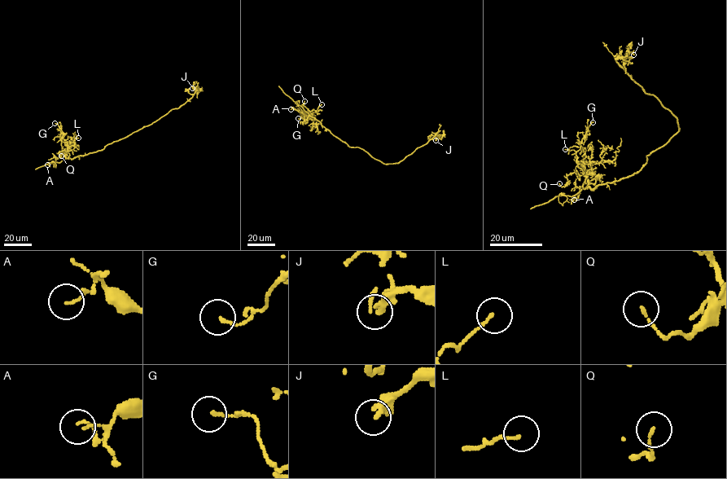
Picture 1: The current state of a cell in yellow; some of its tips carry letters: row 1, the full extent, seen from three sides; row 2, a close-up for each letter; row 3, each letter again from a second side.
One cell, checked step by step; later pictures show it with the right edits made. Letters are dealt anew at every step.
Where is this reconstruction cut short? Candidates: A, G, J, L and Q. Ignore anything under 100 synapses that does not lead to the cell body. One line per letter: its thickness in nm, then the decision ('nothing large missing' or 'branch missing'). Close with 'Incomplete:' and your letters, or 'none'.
A: 80 nm | nothing large missing
G: 120 nm | nothing large missing
J: 260 nm | nothing large missing
L: 100 nm | nothing large missing
Q: 120 nm | nothing large missing
Incomplete: none

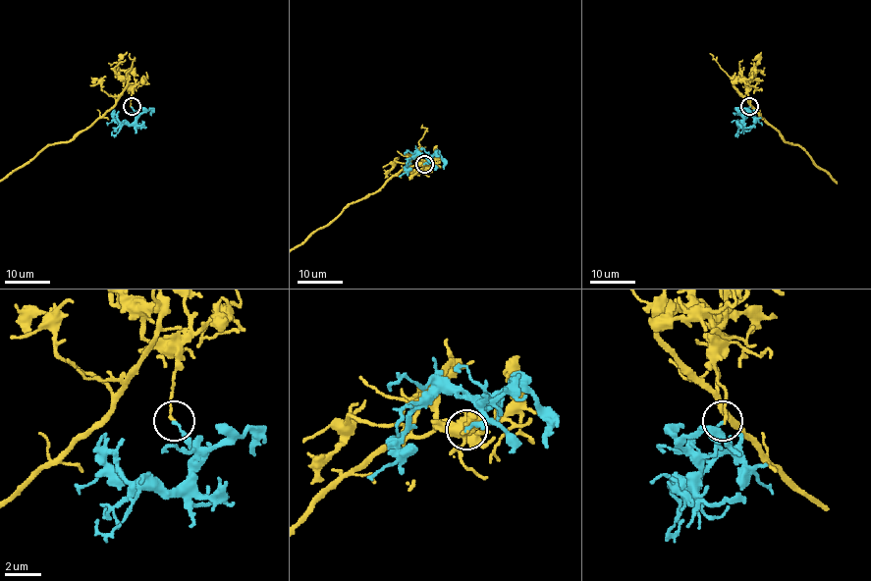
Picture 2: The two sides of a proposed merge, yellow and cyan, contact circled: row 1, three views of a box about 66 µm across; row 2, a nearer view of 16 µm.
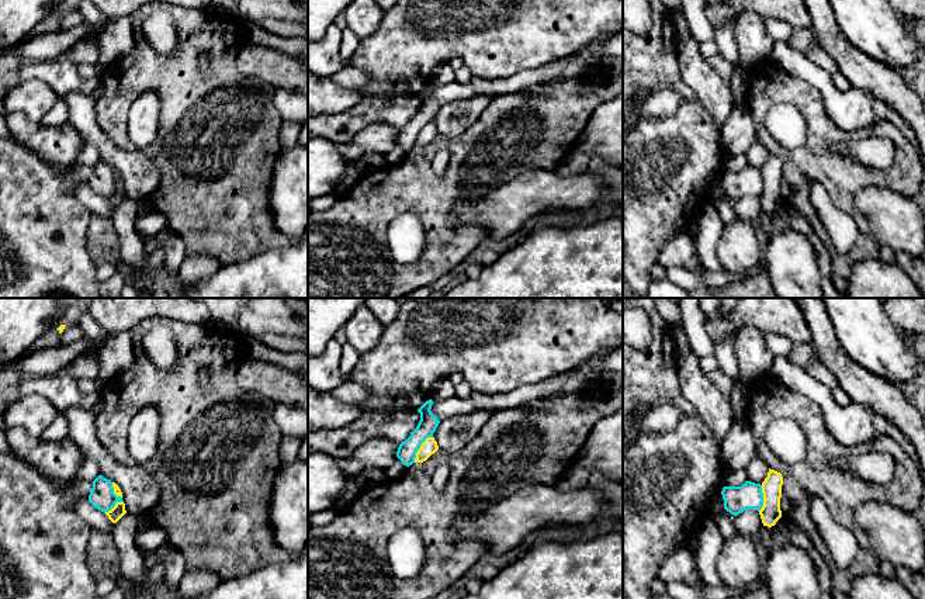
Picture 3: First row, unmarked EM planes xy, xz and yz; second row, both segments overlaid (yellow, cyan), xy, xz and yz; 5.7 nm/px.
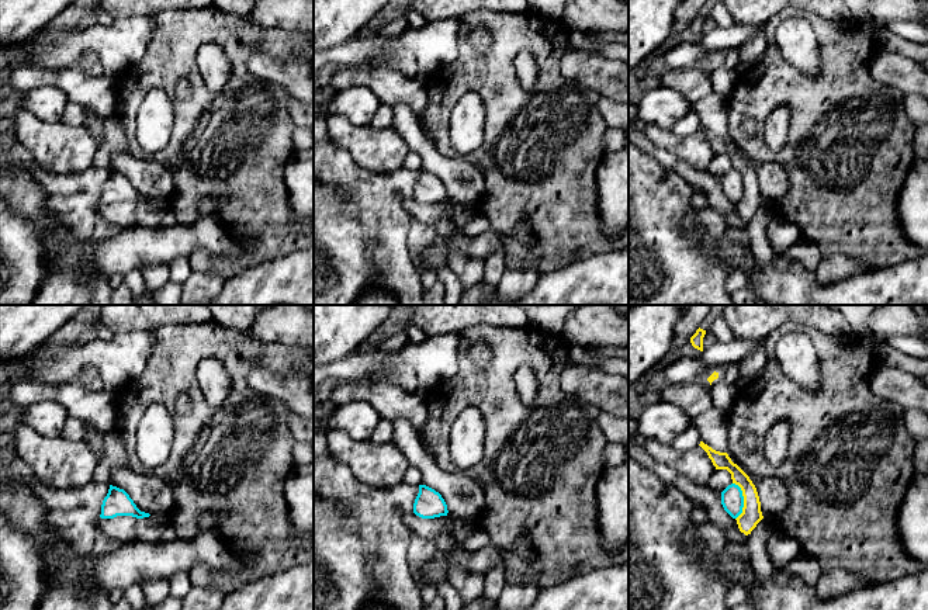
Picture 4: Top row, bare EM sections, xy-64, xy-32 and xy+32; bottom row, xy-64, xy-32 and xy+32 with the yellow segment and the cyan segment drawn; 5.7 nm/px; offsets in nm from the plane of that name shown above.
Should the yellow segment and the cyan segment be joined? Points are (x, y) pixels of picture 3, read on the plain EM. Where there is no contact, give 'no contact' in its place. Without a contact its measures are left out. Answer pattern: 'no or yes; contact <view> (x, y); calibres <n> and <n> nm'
no; contact xz (421, 132); calibres 90 and 110 nm

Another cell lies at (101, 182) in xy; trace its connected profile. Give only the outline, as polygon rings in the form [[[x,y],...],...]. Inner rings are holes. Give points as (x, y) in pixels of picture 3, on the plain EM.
[[[103,160],[93,166],[89,187],[101,197],[111,195],[117,187],[124,187],[121,181],[114,179],[112,167]]]

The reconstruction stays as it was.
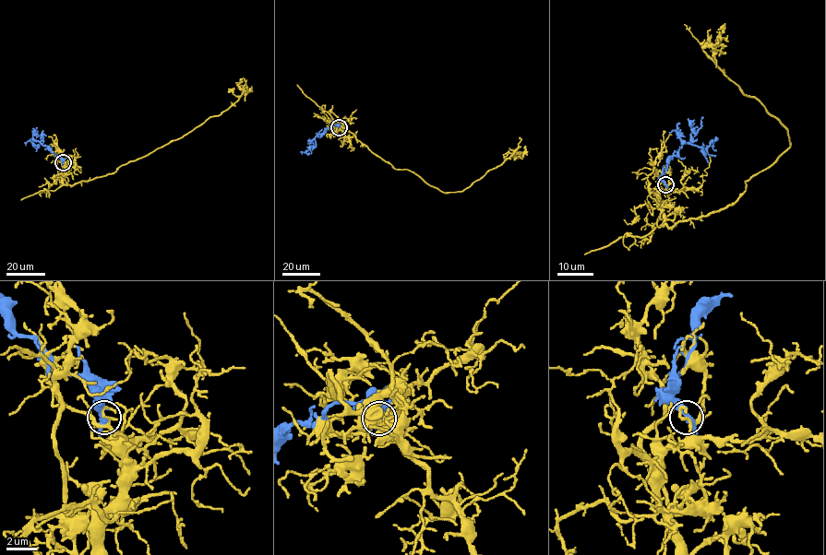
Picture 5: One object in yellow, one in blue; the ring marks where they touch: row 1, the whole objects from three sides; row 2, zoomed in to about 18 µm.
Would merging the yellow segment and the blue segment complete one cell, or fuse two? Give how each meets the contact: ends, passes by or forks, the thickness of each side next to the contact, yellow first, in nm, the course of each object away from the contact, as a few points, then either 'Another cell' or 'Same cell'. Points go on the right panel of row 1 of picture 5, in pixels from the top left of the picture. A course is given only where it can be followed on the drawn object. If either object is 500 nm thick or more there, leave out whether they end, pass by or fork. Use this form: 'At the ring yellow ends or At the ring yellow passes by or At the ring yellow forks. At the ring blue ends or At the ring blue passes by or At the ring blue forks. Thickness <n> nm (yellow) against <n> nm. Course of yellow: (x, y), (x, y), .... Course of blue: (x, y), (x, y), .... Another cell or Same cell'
At the ring yellow forks. At the ring blue passes by. Thickness 180 nm (yellow) against 360 nm. Course of yellow: (665, 184), (659, 206), (670, 227), (732, 205), (789, 147), (787, 130), (703, 49), (727, 41). Course of blue: (664, 184), (661, 174), (667, 161), (684, 144), (701, 147), (704, 150), (714, 142), (712, 147), (716, 151). Another cell

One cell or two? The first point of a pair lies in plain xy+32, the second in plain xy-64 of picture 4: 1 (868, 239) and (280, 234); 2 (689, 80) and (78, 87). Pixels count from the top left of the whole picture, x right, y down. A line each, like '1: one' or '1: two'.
1: one
2: one

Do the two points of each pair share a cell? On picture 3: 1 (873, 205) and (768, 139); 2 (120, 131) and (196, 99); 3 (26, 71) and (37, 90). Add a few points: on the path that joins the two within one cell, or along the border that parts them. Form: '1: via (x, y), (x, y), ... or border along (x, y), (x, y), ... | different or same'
1: border along (887, 187), (863, 186), (855, 194), (863, 217) | different
2: via (120, 106), (139, 83), (170, 83) | same
3: border along (20, 79), (40, 79), (58, 97) | different

